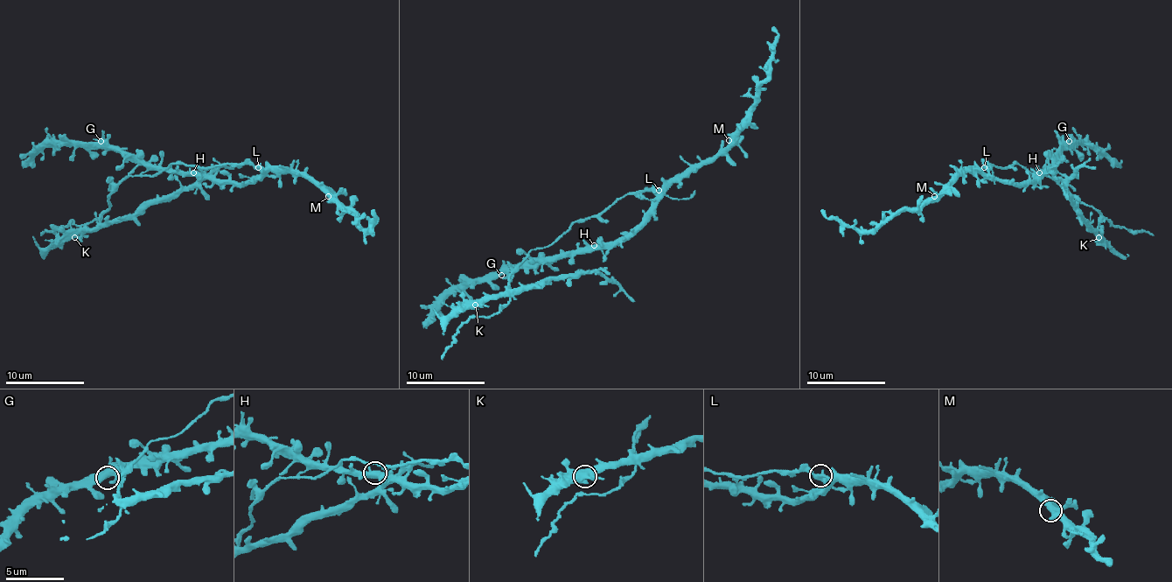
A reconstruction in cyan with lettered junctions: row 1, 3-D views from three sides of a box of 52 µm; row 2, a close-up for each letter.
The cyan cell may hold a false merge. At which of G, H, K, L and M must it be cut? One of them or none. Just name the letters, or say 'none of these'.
L

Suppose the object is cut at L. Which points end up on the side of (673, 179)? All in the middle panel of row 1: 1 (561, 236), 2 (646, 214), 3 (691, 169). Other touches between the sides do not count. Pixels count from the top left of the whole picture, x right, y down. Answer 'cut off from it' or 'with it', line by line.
1: cut off from it
2: with it
3: with it

